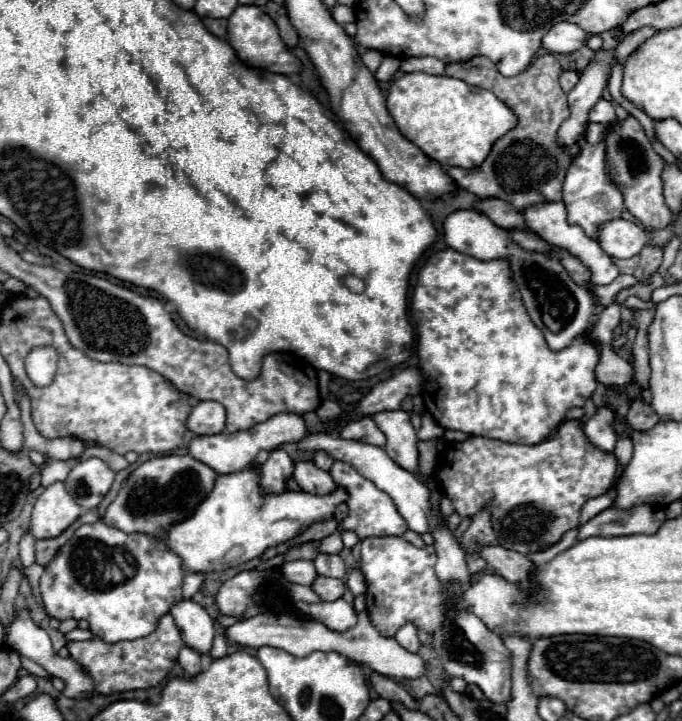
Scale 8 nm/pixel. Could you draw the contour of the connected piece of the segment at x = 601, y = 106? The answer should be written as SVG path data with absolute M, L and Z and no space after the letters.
M599 100L597 106L591 110L591 122L599 122L599 124L613 124L617 122L617 114L615 114L615 106L609 100Z

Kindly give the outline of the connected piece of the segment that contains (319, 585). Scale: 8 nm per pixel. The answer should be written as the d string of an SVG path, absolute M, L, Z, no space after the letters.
M317 576L315 584L311 586L323 600L331 602L337 598L343 598L345 592L345 582L337 580L337 578L325 578L325 576Z

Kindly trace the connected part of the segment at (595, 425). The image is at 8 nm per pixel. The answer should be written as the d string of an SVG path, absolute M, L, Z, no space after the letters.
M603 404L601 408L597 408L597 414L583 424L583 430L597 448L613 452L617 442L617 432L613 428L613 422L615 422L615 412L607 404Z

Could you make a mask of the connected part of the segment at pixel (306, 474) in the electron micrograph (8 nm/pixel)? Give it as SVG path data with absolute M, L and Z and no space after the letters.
M299 460L295 462L295 472L293 472L295 482L301 486L301 490L305 492L315 492L315 494L323 494L323 492L331 492L331 488L335 488L335 482L331 480L329 472L317 468L313 462L309 460Z

